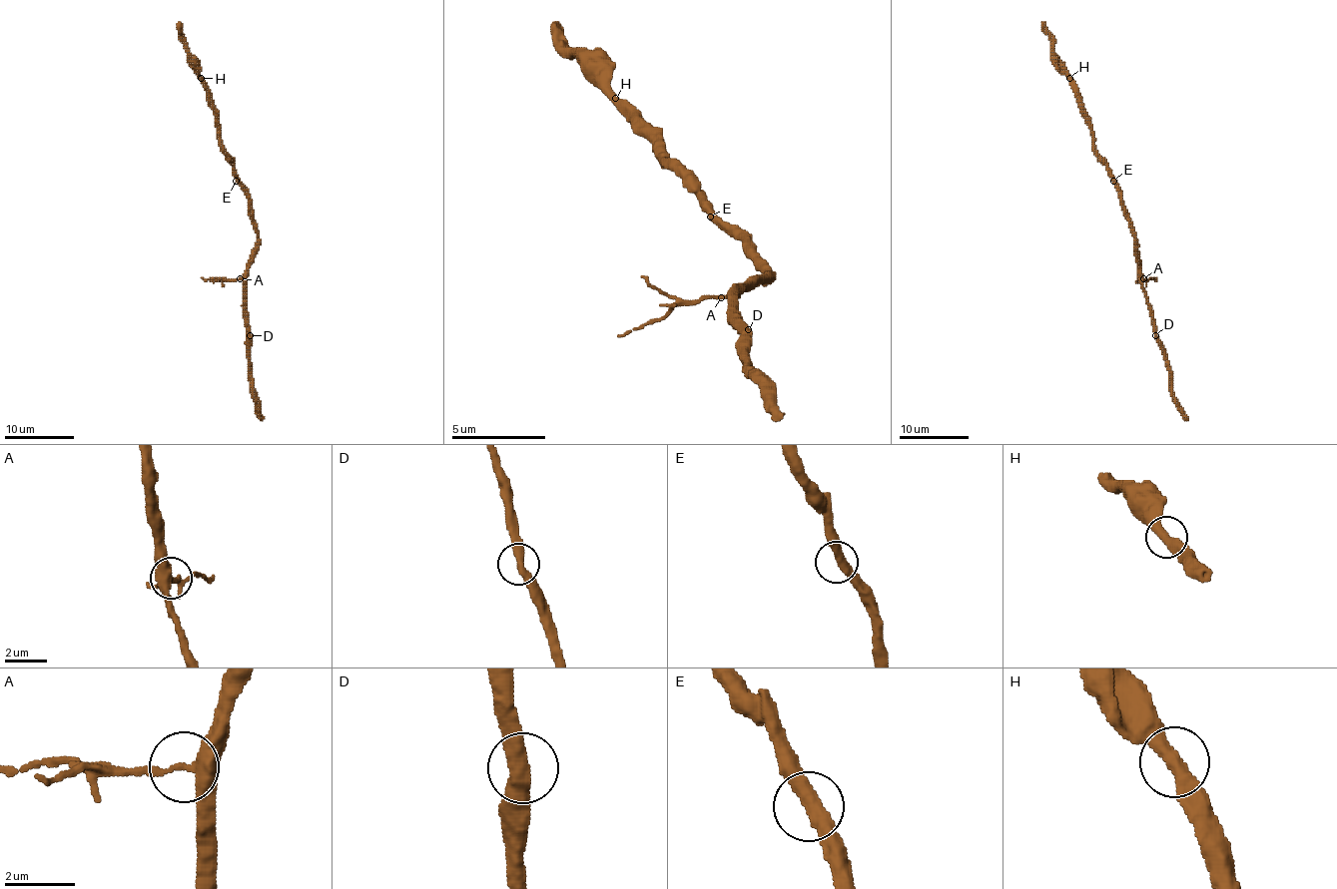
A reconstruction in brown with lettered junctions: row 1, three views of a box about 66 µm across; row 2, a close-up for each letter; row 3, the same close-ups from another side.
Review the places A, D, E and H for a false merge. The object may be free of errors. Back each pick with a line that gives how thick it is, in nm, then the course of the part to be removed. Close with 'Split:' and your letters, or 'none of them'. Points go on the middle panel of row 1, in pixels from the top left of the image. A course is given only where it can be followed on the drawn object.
A: 320 nm | (720, 296), (677, 301), (658, 320), (615, 334)
Split: A

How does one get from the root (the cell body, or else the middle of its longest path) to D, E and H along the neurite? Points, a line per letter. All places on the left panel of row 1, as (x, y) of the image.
D: (252, 210), (257, 249), (247, 277), (247, 324), (250, 335)
E: (252, 210), (248, 193), (236, 181)
H: (252, 210), (247, 188), (222, 149), (217, 116), (207, 83), (201, 78)

